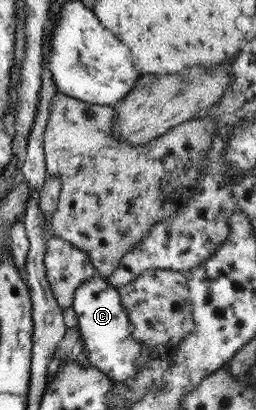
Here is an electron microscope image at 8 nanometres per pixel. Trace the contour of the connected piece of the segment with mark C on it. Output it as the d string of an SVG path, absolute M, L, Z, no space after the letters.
M92 276L81 282L73 292L71 308L77 317L81 346L88 353L89 362L111 382L125 382L135 378L142 366L149 360L152 352L145 349L139 341L131 337L131 323L127 311L114 288L99 276Z

